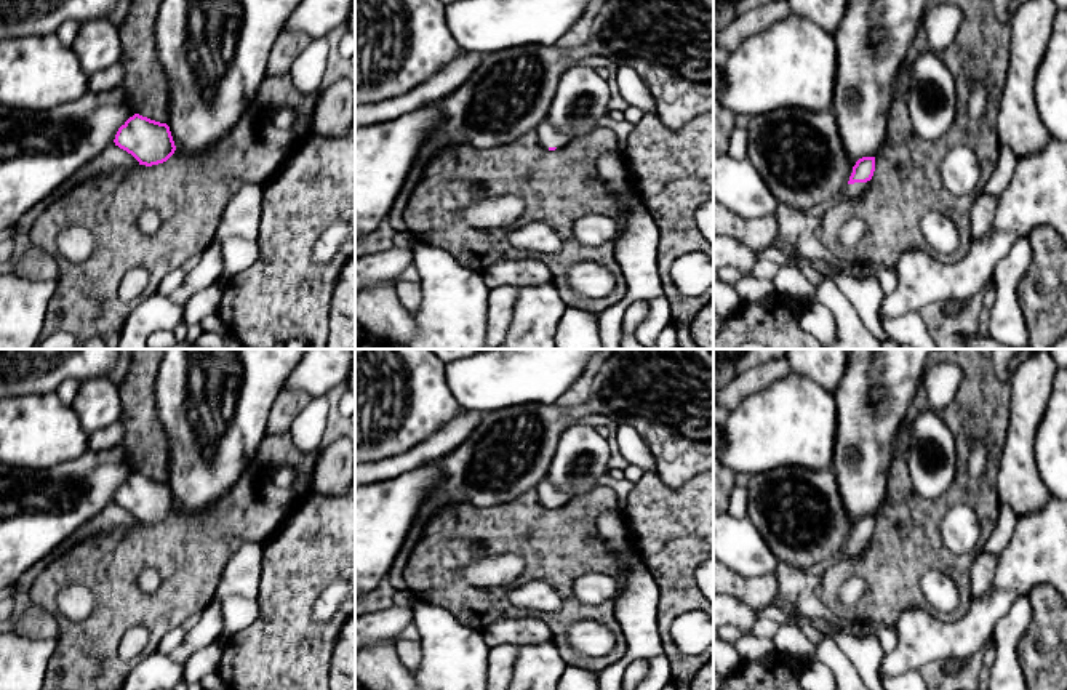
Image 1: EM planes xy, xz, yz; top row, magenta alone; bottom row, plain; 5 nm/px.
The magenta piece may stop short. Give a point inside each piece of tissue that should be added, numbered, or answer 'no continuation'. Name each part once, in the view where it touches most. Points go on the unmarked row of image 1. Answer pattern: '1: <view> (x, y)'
1: yz (855, 549)

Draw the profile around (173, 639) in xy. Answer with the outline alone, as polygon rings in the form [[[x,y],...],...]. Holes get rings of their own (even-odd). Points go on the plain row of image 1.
[[[178,626],[174,629],[171,629],[170,632],[166,632],[163,636],[163,639],[160,640],[157,650],[165,653],[165,655],[170,655],[178,647],[181,647],[181,644],[184,642],[186,632],[187,631],[182,626]]]

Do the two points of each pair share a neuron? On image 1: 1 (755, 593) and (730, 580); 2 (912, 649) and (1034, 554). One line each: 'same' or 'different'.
1: same
2: same

